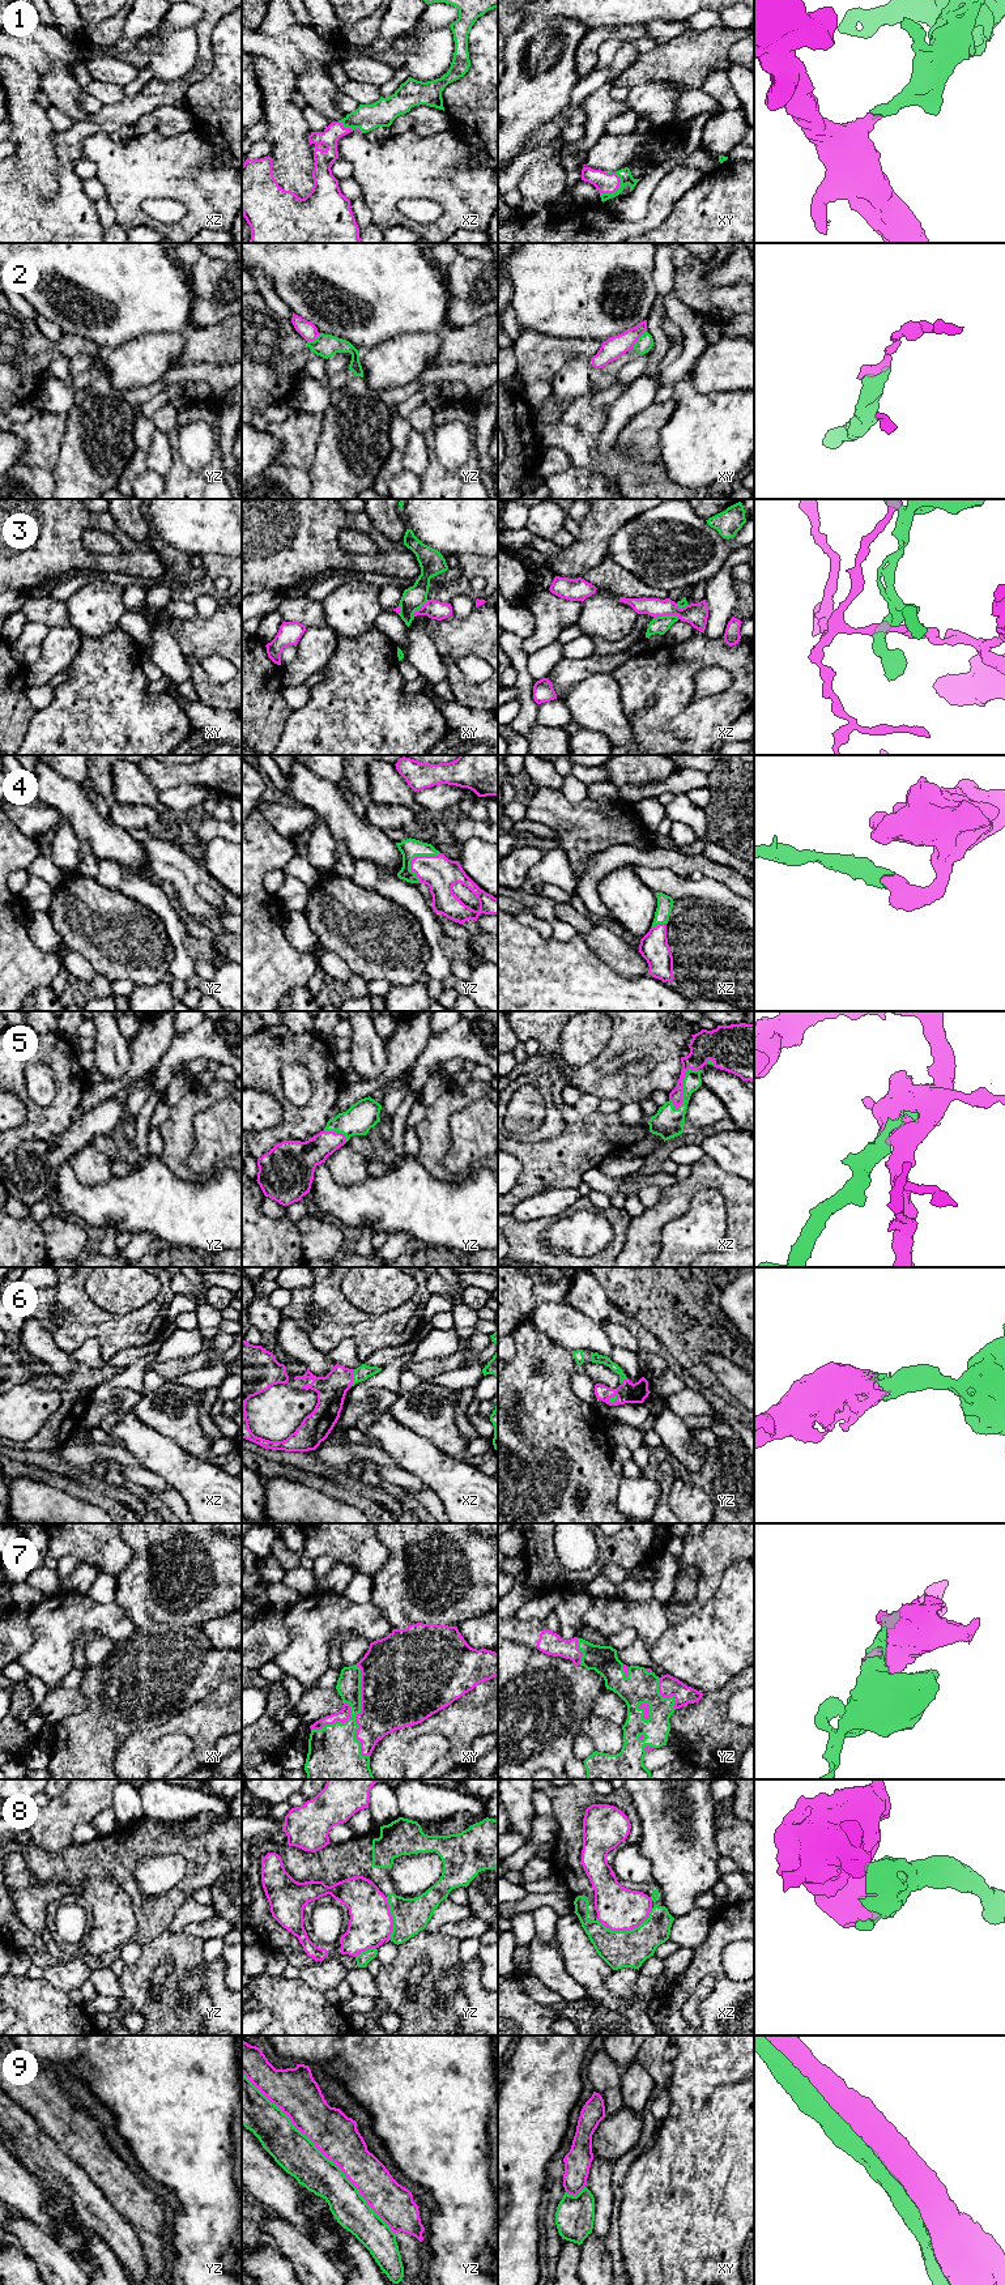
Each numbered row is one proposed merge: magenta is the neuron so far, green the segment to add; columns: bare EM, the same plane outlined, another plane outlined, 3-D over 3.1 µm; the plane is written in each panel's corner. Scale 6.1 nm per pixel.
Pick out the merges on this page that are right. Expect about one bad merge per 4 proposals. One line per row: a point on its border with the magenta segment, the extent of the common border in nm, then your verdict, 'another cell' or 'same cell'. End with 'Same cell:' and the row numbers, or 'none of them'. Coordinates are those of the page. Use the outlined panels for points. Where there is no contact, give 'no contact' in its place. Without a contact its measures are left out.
1: xy (616, 190) | 170 nm | same cell
2: xy (638, 337) | 150 nm | another cell
3: xz (665, 614) | 160 nm | another cell
4: yz (414, 857) | 240 nm | same cell
5: xz (682, 1085) | 300 nm | same cell
6: xz (352, 1377) | 110 nm | same cell
7: xy (360, 1713) | 550 nm | same cell
8: xz (626, 1930) | 360 nm | another cell
9: yz (322, 2152) | 1350 nm | same cell
Same cell: 1, 4, 5, 6, 7, 9

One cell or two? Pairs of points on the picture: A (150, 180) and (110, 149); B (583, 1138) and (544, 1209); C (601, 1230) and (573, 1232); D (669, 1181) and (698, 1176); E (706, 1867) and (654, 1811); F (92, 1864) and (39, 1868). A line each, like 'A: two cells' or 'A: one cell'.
A: one cell
B: two cells
C: one cell
D: two cells
E: one cell
F: one cell

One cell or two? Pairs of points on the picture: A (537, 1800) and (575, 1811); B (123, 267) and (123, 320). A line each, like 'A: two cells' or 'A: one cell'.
A: two cells
B: one cell

